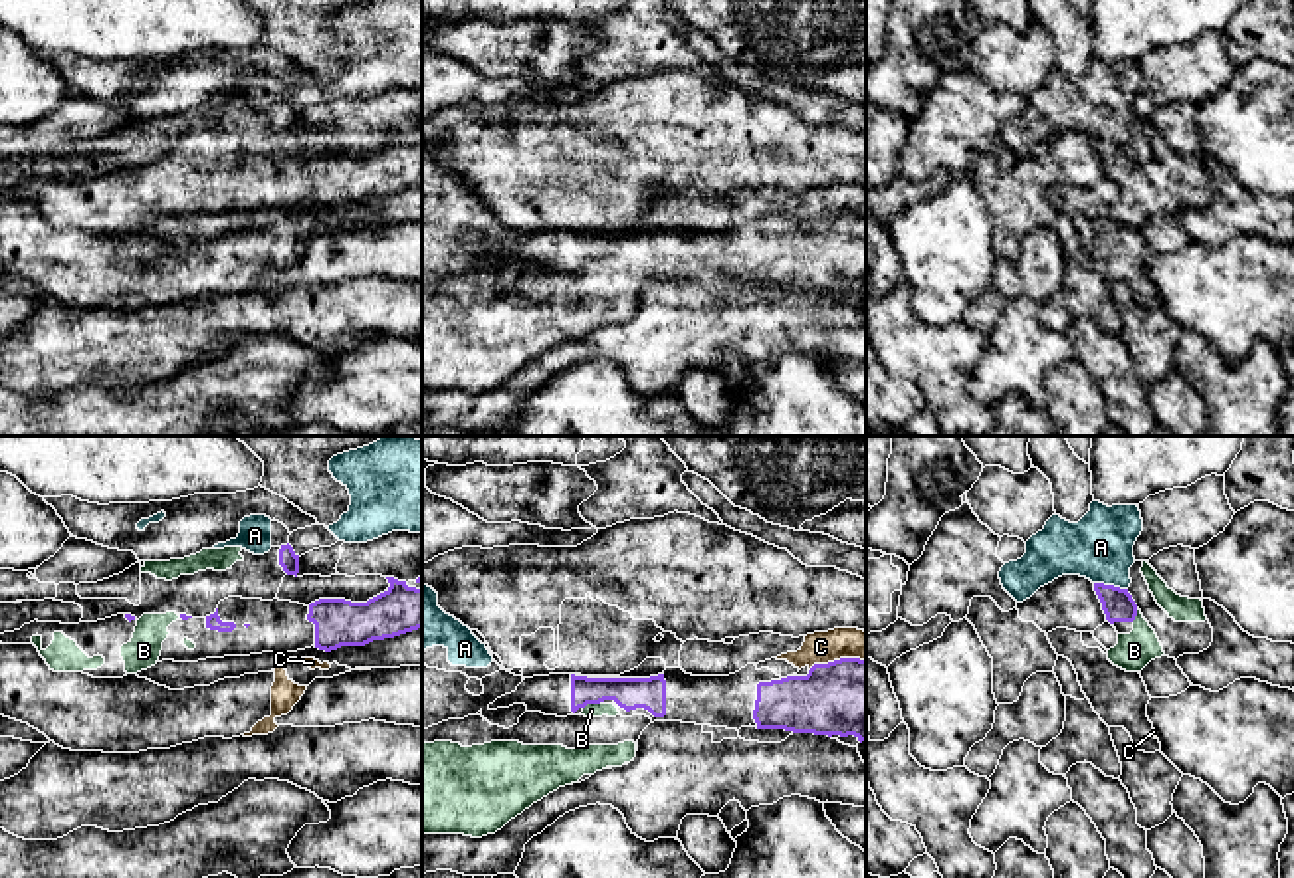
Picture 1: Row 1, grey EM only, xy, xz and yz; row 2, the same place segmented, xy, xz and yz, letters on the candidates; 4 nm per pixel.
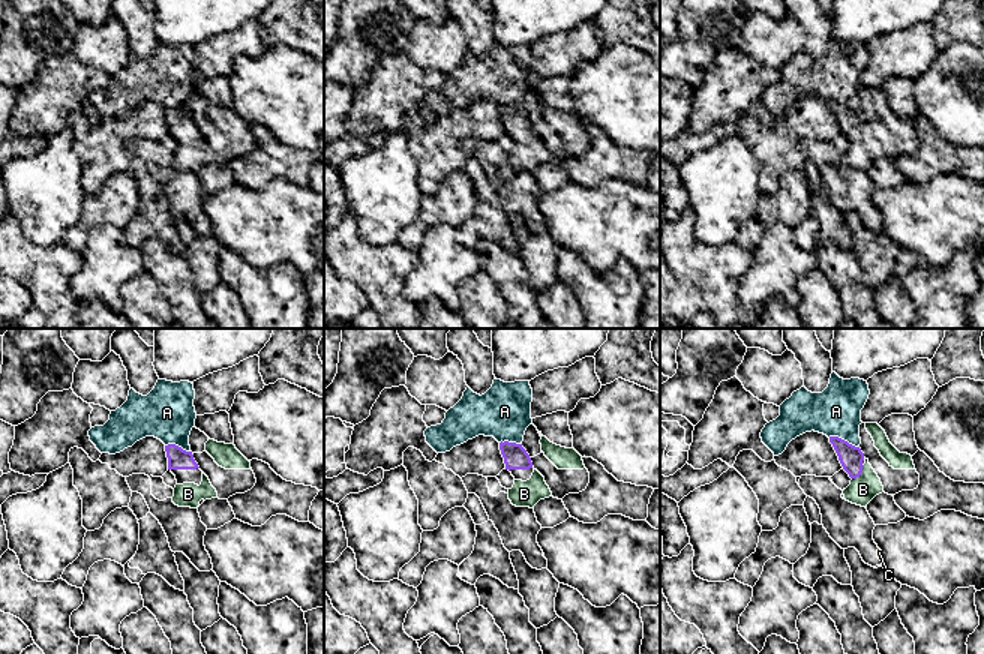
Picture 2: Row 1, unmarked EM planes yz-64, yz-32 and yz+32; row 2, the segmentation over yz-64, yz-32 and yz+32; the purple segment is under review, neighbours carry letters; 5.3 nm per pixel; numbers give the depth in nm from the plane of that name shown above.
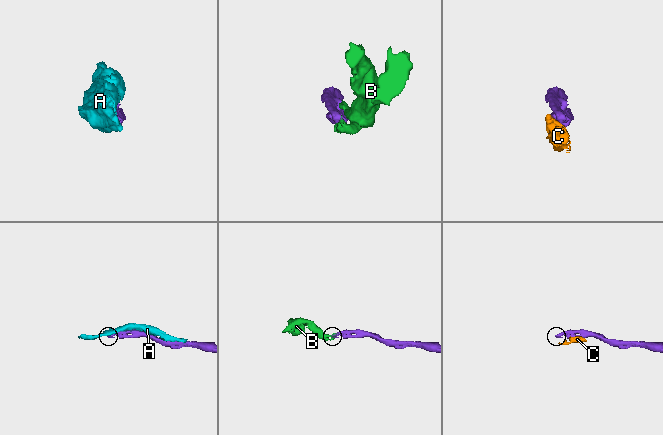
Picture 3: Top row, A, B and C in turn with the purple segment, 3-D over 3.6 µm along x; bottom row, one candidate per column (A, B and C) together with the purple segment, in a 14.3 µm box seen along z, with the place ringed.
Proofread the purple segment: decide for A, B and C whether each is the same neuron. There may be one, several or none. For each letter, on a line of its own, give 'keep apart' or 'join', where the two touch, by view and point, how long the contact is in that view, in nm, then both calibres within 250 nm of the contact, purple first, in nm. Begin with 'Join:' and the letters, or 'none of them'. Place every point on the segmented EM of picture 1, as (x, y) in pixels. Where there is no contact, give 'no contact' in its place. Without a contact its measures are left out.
Join: B
A: keep apart | yz (1110, 585) | 140 nm | 130/280 nm
B: join | xz (591, 702) | 90 nm | 130/60 nm
C: keep apart | xz (837, 660) | 240 nm | 320/130 nm

